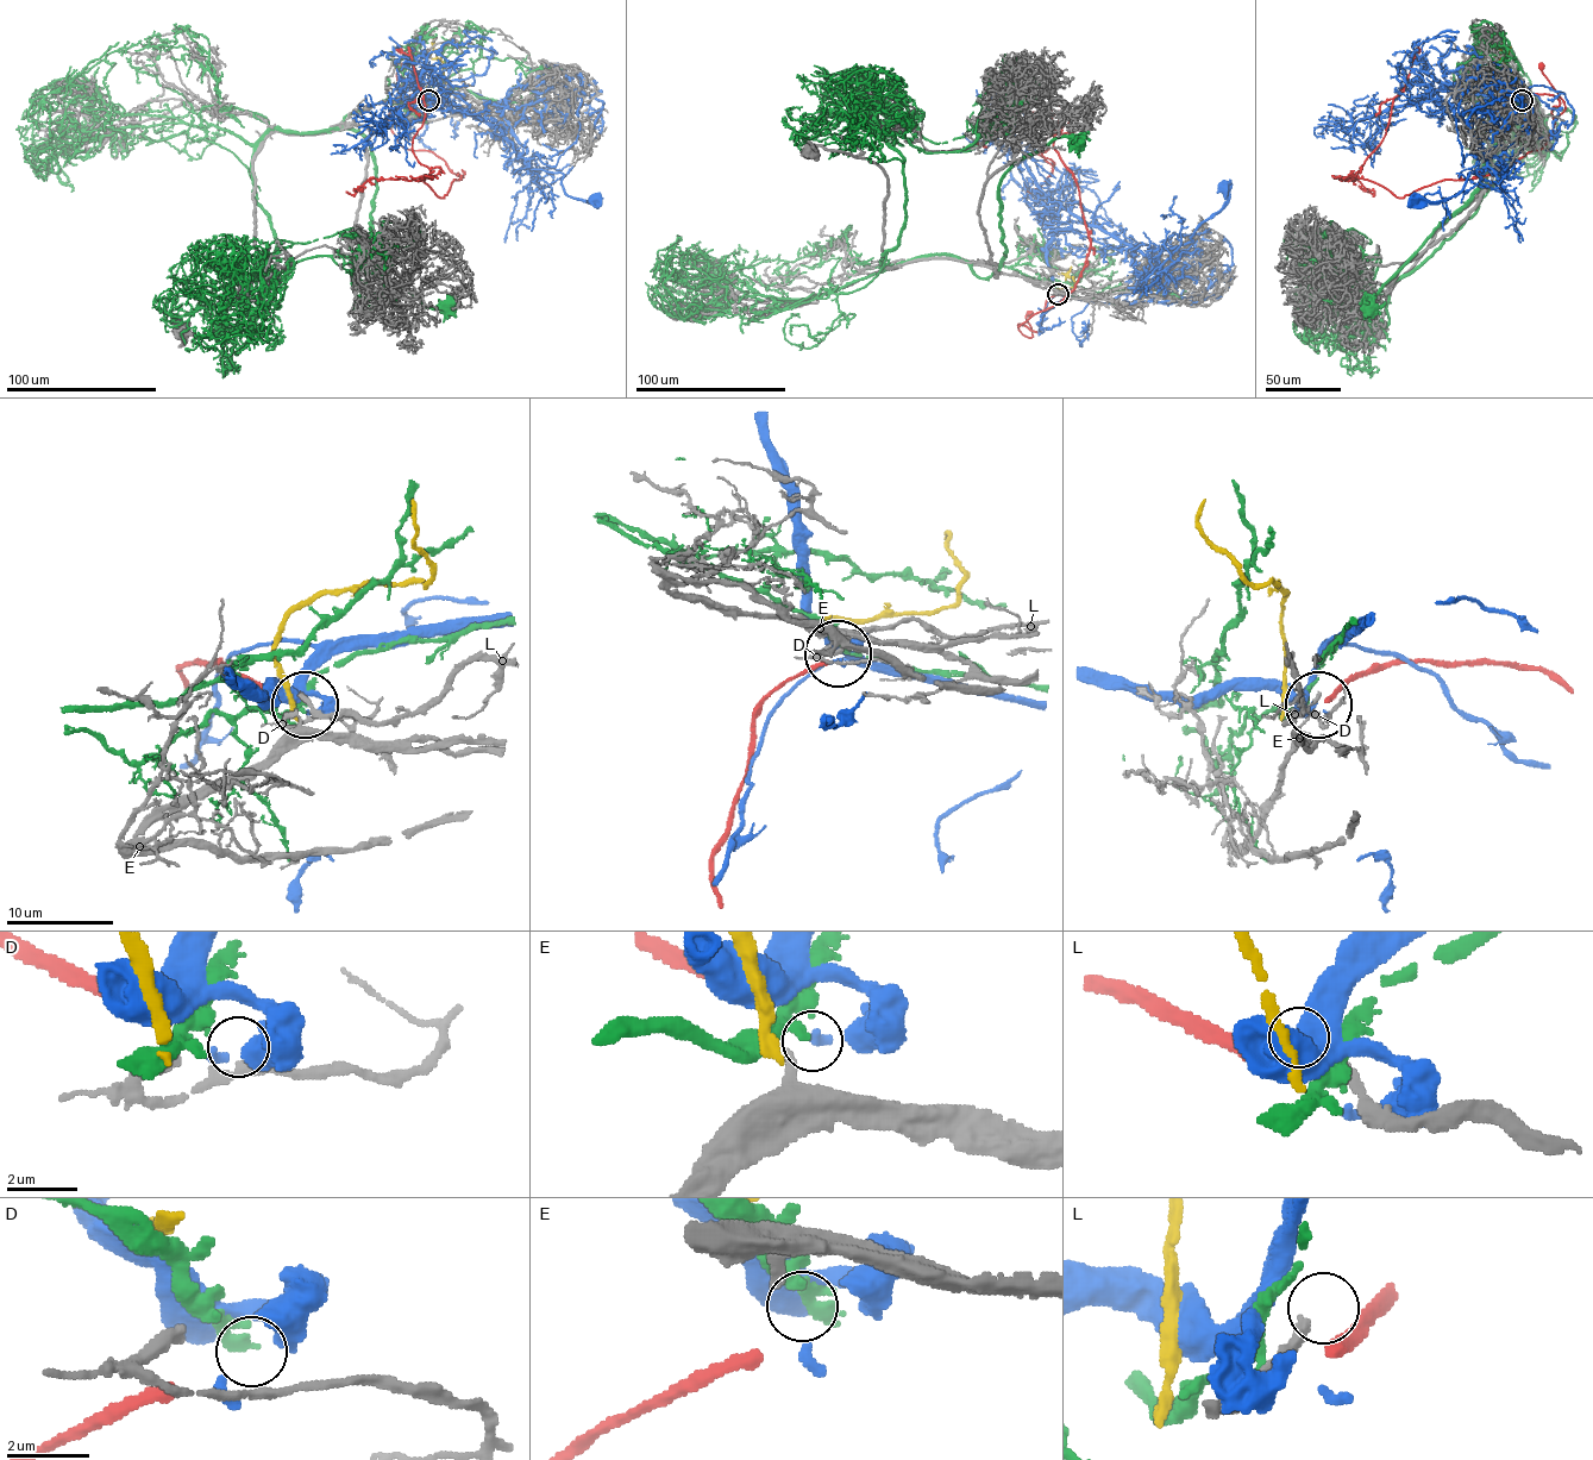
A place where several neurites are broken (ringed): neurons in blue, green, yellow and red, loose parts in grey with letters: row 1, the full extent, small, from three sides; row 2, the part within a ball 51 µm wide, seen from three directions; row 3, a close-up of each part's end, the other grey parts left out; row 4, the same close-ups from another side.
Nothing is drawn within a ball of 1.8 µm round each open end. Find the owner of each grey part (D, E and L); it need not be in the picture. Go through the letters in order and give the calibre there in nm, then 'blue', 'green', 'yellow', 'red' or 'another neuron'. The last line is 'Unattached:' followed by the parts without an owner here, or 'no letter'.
D: calibre 220 nm; another neuron
E: calibre 200 nm; another neuron
L: calibre 380 nm; another neuron
Unattached: D, E, L

